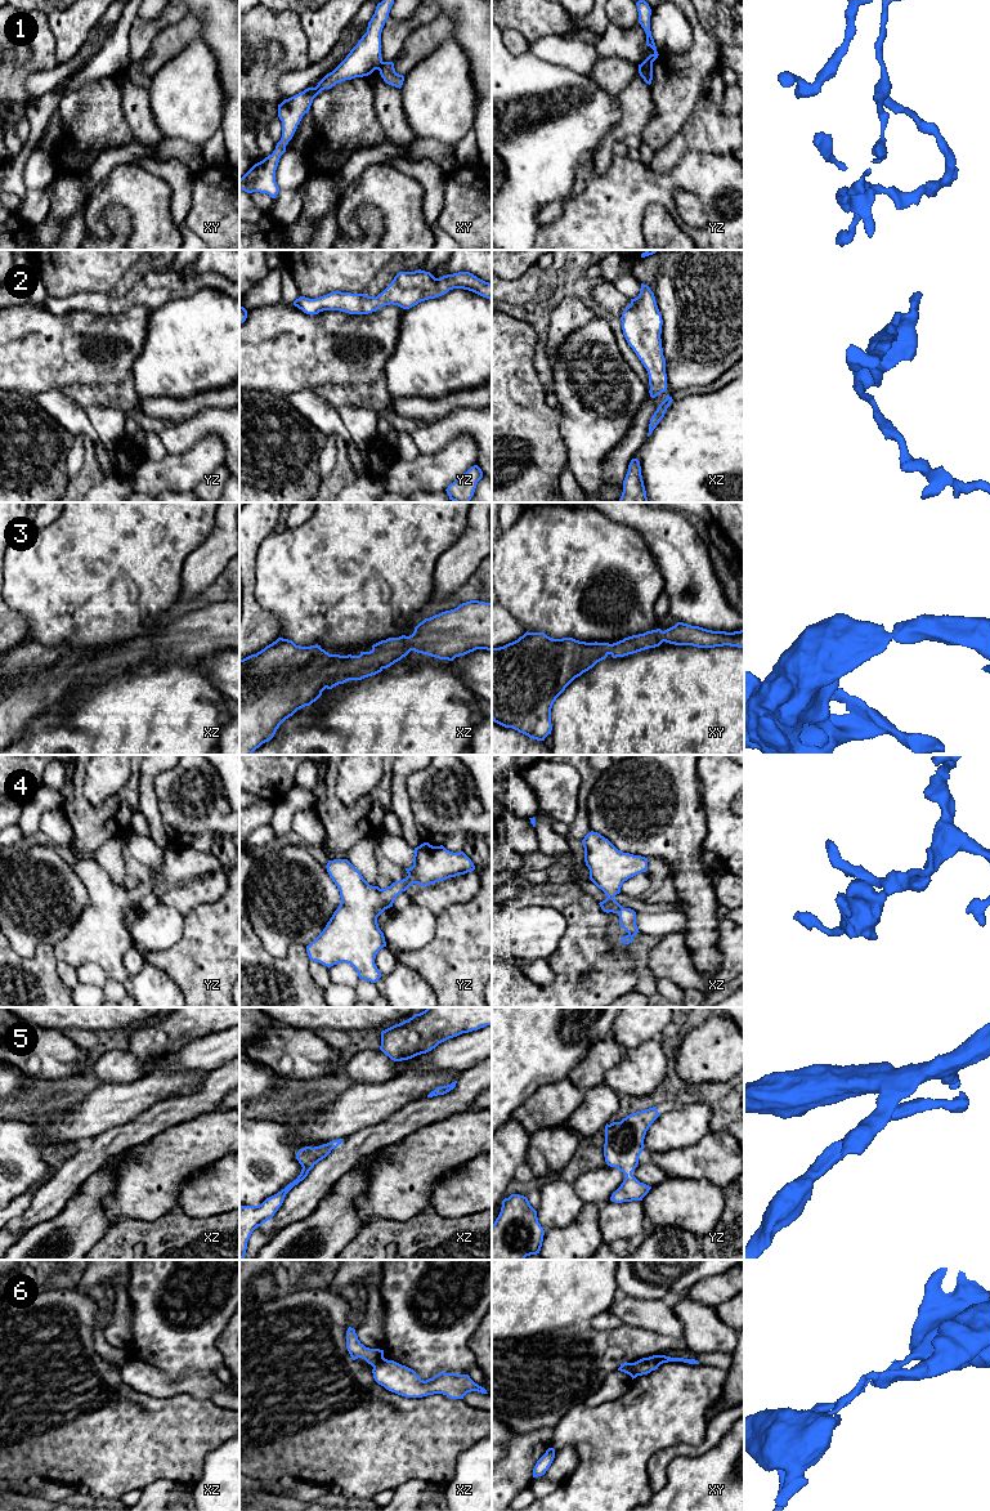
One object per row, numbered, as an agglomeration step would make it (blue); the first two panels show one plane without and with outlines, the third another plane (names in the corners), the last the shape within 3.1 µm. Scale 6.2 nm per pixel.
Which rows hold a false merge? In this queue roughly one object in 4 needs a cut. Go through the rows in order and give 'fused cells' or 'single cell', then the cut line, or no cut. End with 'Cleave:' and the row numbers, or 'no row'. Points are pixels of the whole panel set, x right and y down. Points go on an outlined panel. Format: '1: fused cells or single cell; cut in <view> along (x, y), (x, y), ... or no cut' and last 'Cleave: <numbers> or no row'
1: fused cells; cut in yz along (644, 61), (652, 63)
2: single cell; no cut
3: single cell; no cut
4: single cell; no cut
5: single cell; no cut
6: fused cells; cut in xz along (384, 1358), (373, 1367)
Cleave: 1, 6

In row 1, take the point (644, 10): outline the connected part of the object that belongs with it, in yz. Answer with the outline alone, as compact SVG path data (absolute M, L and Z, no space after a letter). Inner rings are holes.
M639 0L636 5L637 5L637 12L639 12L639 23L641 24L641 27L644 28L646 33L646 45L654 50L654 53L650 54L644 62L653 63L658 58L659 54L657 52L657 46L655 46L654 39L651 36L651 31L650 31L651 9L645 0Z

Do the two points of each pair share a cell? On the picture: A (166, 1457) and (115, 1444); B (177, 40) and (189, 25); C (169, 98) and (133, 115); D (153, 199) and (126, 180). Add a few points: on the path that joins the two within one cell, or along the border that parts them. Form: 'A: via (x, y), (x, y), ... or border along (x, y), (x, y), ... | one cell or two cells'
A: via (153, 1444), (128, 1444) | one cell
B: via (179, 36), (187, 28) | one cell
C: border along (147, 89), (152, 119), (162, 134) | two cells
D: via (147, 197), (133, 187) | one cell

